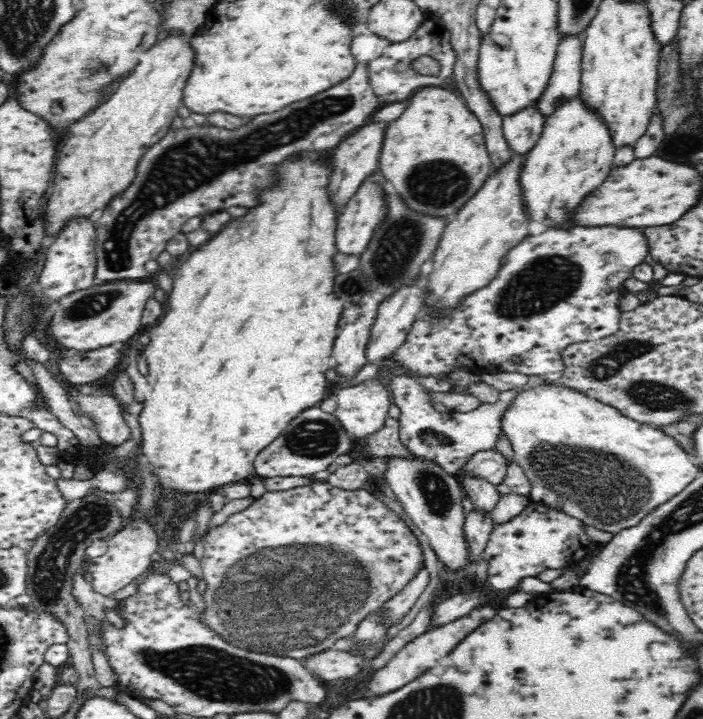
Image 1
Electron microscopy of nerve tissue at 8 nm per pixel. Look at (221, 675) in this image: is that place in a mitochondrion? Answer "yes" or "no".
yes

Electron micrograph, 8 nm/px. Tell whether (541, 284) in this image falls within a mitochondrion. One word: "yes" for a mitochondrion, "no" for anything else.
yes

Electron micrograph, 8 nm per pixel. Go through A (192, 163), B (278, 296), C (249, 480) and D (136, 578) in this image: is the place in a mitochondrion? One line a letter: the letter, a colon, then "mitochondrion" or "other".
A: mitochondrion
B: other
C: other
D: other

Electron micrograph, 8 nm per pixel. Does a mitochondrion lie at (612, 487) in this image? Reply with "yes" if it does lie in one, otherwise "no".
yes

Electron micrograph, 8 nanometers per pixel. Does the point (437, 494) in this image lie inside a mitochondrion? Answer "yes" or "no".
yes

